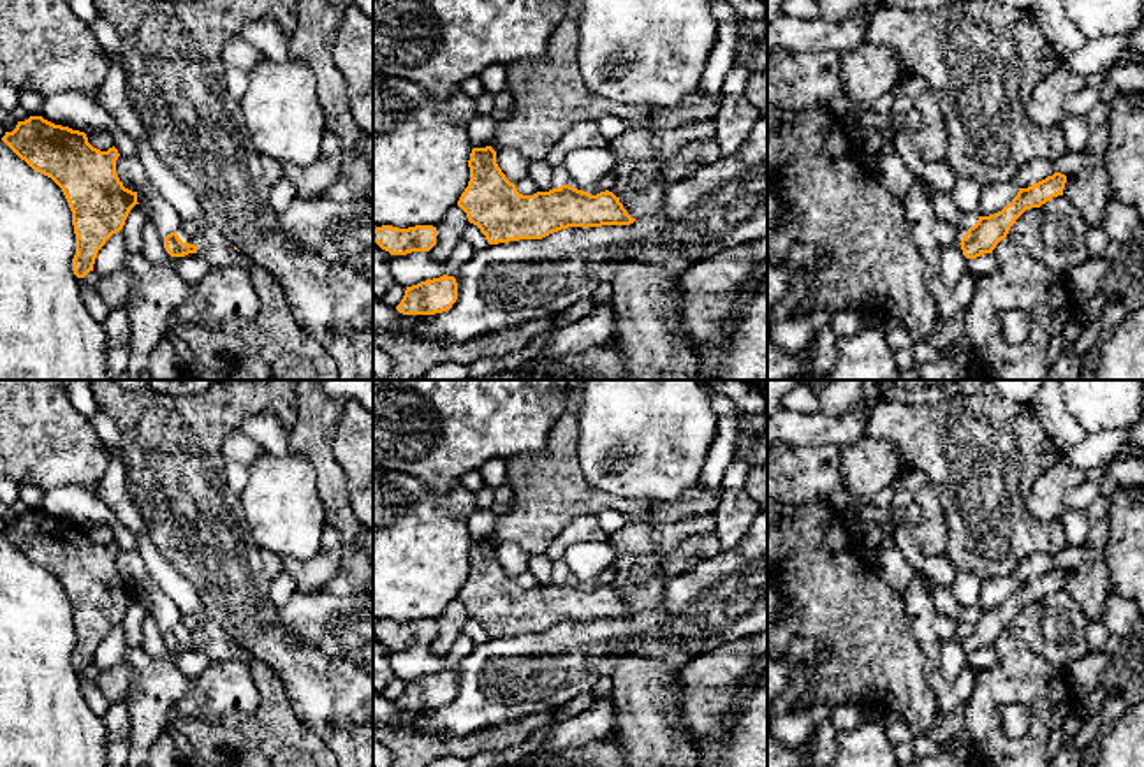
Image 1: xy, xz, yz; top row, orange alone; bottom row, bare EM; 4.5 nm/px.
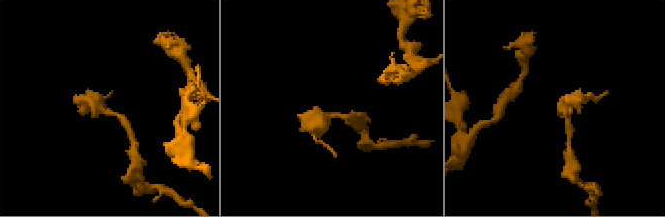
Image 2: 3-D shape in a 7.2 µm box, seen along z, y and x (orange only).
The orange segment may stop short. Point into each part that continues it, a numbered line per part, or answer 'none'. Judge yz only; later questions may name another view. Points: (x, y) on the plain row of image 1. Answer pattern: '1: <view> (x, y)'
none

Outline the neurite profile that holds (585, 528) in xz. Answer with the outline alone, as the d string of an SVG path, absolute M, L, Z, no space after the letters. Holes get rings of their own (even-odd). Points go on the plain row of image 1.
M584 514L570 521L563 531L551 542L546 556L551 561L561 559L565 551L579 542L604 542L607 533L600 528L597 515Z

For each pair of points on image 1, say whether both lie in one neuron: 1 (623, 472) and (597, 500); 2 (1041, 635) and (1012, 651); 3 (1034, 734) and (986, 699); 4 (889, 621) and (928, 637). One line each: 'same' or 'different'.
1: different
2: different
3: same
4: different

